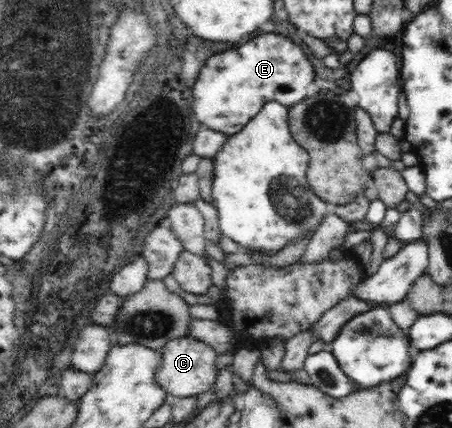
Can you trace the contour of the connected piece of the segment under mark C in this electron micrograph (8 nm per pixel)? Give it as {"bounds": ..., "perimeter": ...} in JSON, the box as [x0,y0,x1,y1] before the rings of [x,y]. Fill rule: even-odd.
{"bounds":[156,336,216,398],"perimeter":[[[192,336],[171,340],[160,349],[163,359],[156,371],[156,382],[168,395],[180,398],[197,396],[210,390],[216,380],[216,351],[205,342]]]}

